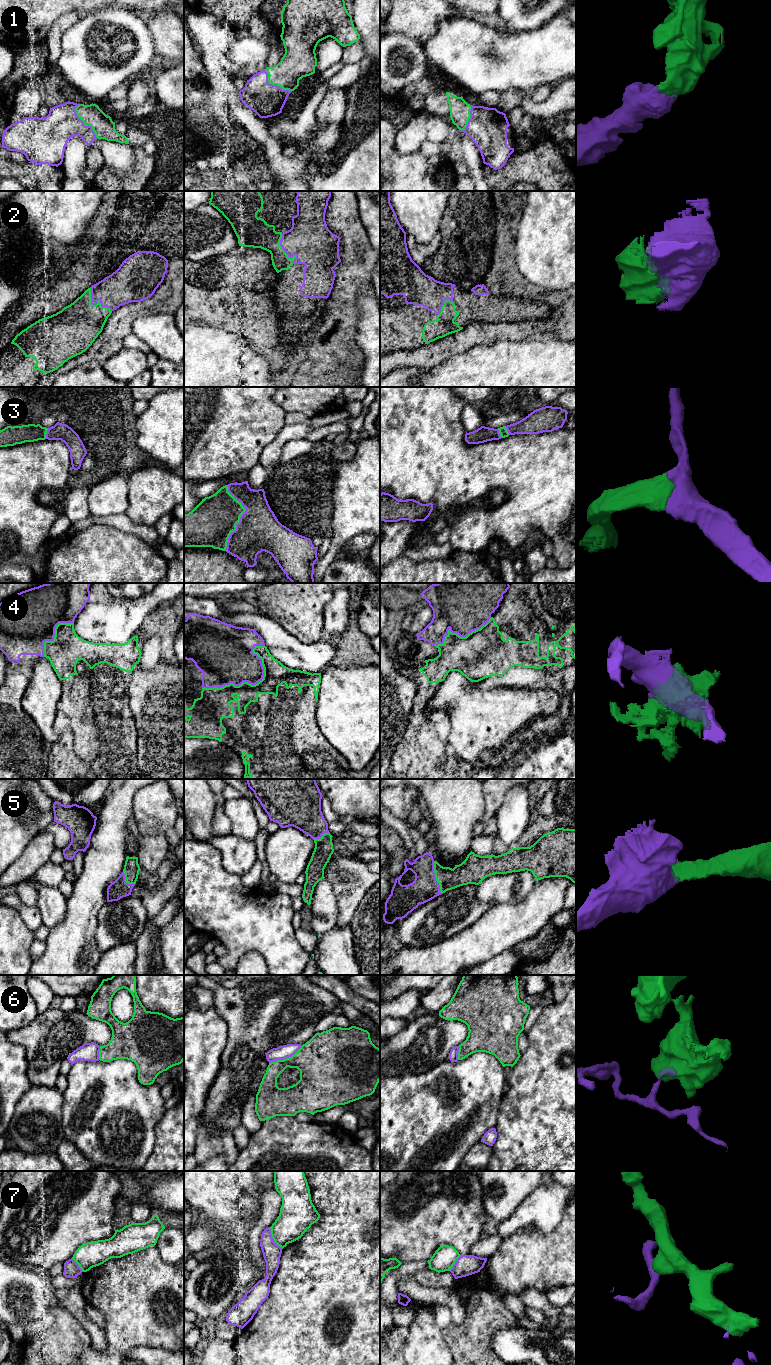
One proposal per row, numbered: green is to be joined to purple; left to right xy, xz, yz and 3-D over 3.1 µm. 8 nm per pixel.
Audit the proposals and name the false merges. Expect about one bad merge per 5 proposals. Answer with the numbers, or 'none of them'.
6, 7

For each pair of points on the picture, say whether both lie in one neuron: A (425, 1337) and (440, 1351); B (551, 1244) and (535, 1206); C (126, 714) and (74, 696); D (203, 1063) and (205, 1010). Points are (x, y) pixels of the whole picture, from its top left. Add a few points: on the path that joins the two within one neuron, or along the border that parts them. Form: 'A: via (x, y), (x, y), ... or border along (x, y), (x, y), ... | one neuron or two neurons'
A: via (429, 1341), (436, 1348) | one neuron
B: border along (563, 1217), (550, 1232), (524, 1230) | two neurons
C: via (113, 704), (89, 703), (87, 701) | one neuron
D: via (203, 1050), (203, 1023) | one neuron

